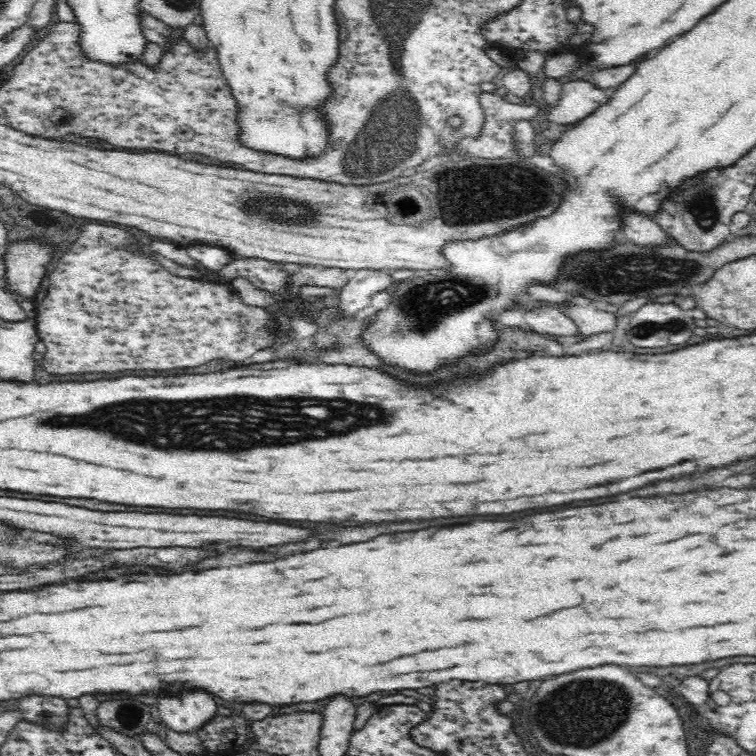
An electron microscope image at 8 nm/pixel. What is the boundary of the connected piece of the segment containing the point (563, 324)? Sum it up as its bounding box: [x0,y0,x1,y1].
[524,307,578,336]

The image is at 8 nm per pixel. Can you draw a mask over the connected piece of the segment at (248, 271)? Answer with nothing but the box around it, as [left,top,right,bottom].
[222,259,292,294]

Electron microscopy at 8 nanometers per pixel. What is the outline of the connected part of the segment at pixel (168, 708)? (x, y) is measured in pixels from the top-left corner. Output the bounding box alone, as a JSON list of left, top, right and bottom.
[155,692,218,733]

